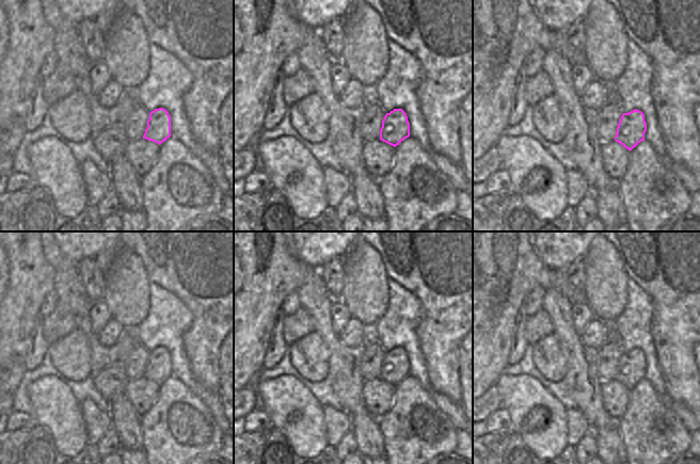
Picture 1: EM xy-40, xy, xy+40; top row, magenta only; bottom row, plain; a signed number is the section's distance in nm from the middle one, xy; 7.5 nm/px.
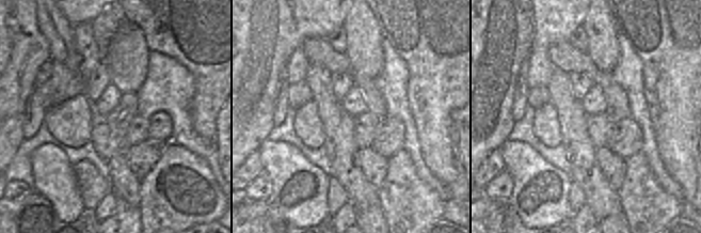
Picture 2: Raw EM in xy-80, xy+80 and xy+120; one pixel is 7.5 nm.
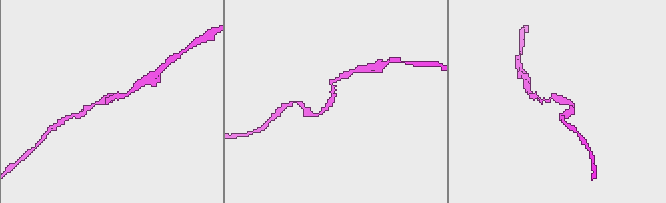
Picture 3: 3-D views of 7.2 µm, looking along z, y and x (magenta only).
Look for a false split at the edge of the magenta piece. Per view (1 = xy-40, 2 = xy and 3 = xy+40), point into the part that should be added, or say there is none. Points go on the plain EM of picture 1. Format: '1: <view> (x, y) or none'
1: none
2: none
3: none

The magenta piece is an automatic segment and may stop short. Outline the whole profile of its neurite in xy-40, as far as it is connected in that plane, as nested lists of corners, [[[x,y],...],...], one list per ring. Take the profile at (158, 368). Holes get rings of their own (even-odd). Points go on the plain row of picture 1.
[[[155,348],[149,352],[147,366],[143,378],[161,383],[171,375],[171,355],[169,351],[163,348]]]

